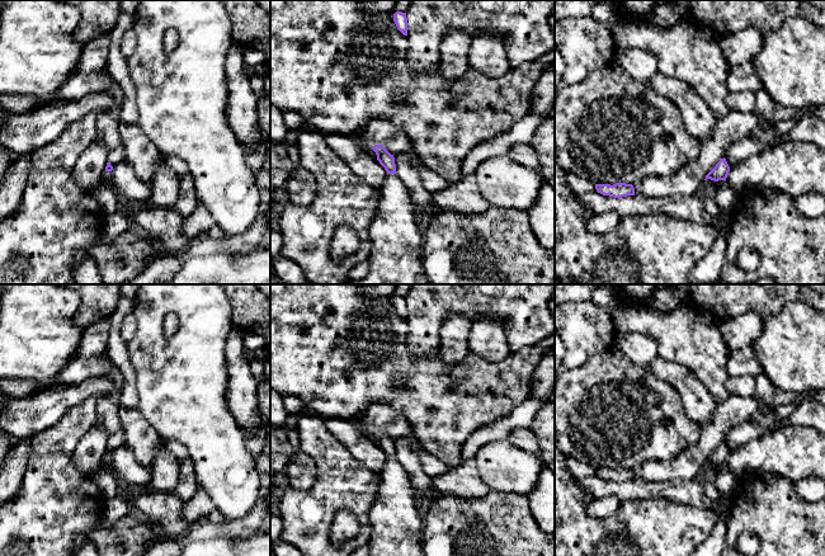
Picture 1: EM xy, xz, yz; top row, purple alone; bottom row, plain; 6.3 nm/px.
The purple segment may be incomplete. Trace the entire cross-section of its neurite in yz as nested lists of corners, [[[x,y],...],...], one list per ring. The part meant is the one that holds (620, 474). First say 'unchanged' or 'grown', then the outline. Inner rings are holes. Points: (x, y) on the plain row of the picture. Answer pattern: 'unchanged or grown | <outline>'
unchanged | [[[616,467],[610,468],[595,468],[595,473],[598,477],[603,480],[609,480],[614,482],[622,482],[627,480],[635,480],[635,472],[632,468],[626,467]]]

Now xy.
grown | [[[121,427],[116,433],[109,435],[105,456],[112,456],[116,449],[124,446],[124,442],[126,442],[126,435],[123,428]]]

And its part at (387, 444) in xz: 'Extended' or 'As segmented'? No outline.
As segmented

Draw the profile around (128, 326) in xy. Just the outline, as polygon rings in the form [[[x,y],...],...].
[[[133,314],[126,315],[119,329],[123,340],[128,343],[135,336],[136,330],[137,325]]]

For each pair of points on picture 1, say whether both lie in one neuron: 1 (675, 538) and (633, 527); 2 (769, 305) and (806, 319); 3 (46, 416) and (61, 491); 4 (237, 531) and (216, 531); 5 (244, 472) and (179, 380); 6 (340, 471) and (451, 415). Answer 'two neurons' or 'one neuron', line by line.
1: one neuron
2: two neurons
3: two neurons
4: one neuron
5: one neuron
6: two neurons

